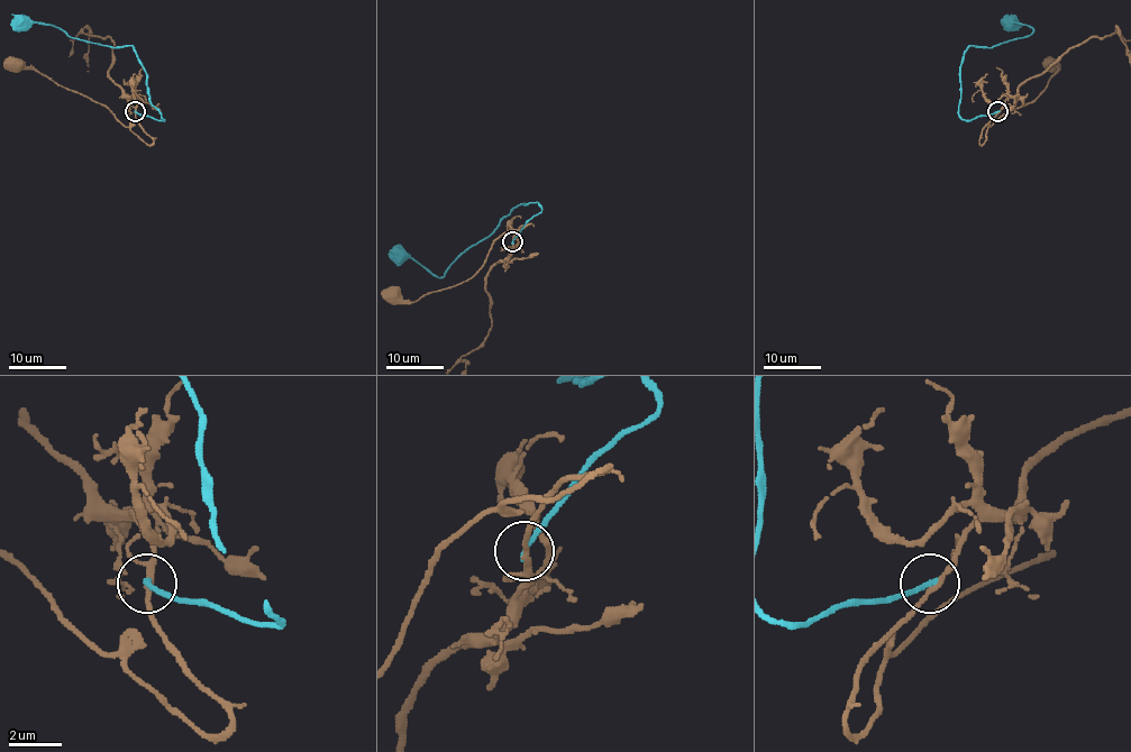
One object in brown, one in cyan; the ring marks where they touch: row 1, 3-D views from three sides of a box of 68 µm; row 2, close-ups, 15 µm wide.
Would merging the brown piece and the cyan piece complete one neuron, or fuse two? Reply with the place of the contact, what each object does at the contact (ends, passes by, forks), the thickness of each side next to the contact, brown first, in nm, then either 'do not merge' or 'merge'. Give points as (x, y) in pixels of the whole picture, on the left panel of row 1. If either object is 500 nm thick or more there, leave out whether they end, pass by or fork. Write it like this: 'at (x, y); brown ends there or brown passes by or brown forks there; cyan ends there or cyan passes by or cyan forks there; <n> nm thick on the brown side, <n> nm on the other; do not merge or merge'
at (135, 111); brown passes by; cyan ends there; 170 nm thick on the brown side, 190 nm on the other; do not merge

